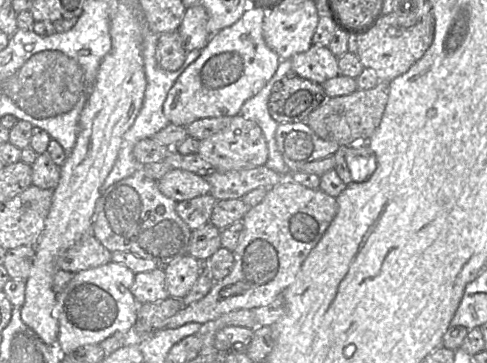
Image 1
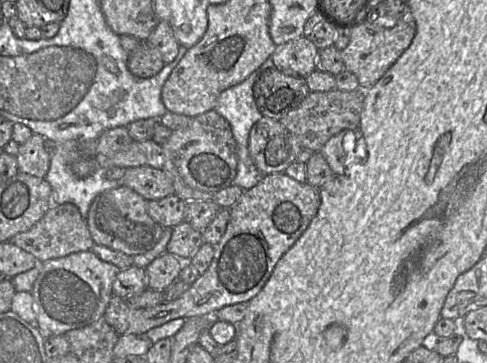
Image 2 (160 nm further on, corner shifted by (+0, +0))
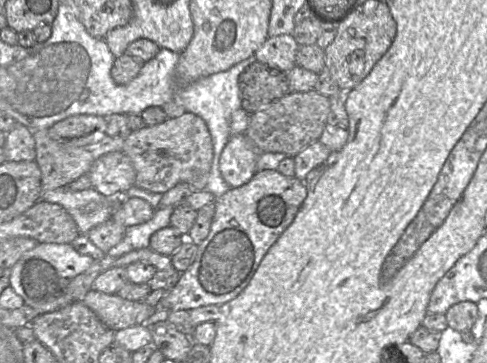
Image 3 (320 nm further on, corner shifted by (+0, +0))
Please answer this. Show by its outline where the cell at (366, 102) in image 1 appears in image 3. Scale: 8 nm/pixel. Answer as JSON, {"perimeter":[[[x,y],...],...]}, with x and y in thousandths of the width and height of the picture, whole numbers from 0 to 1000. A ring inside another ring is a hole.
{"perimeter":[[[649,251],[595,253],[550,292],[513,314],[503,377],[532,424],[583,421],[604,433],[655,388],[678,309],[678,275]]]}

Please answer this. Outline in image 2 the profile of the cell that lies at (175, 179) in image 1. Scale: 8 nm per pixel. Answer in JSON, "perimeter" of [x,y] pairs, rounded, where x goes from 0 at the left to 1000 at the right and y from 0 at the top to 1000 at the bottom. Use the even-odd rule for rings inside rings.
{"perimeter":[[[308,457],[257,463],[246,496],[248,510],[271,521],[302,554],[357,537],[355,501],[345,479]]]}

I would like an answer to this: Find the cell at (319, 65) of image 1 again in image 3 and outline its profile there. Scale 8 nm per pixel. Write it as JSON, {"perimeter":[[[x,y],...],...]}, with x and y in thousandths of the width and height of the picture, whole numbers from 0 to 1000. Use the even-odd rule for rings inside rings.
{"perimeter":[[[598,96],[550,102],[522,152],[532,171],[589,201],[608,182],[612,129]]]}

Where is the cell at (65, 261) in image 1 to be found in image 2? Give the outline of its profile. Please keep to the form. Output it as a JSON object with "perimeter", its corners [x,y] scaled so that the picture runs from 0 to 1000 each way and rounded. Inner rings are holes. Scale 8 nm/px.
{"perimeter":[[[148,559],[109,562],[60,634],[33,645],[14,667],[64,697],[78,725],[131,708],[154,694],[187,691],[195,672],[177,606]]]}

